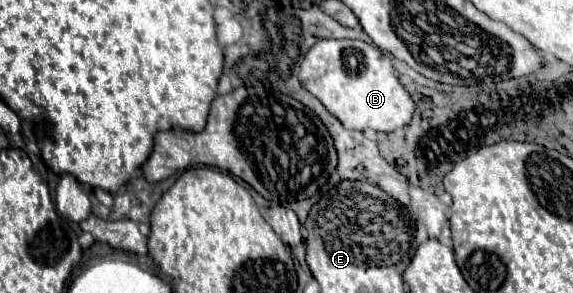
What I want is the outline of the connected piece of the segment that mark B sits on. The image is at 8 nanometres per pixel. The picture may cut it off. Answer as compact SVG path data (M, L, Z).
M319 39L305 55L299 81L331 115L355 131L395 131L411 123L415 101L395 75L391 59L375 45L355 39Z

